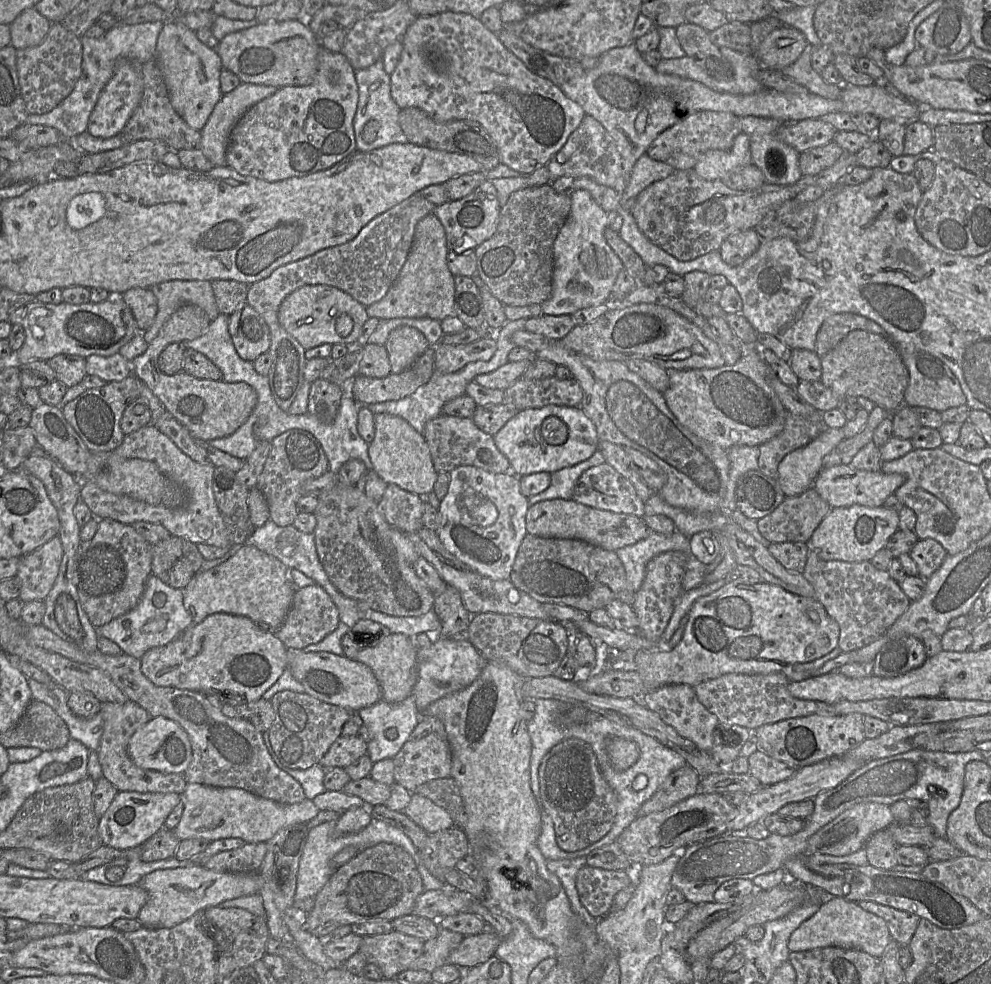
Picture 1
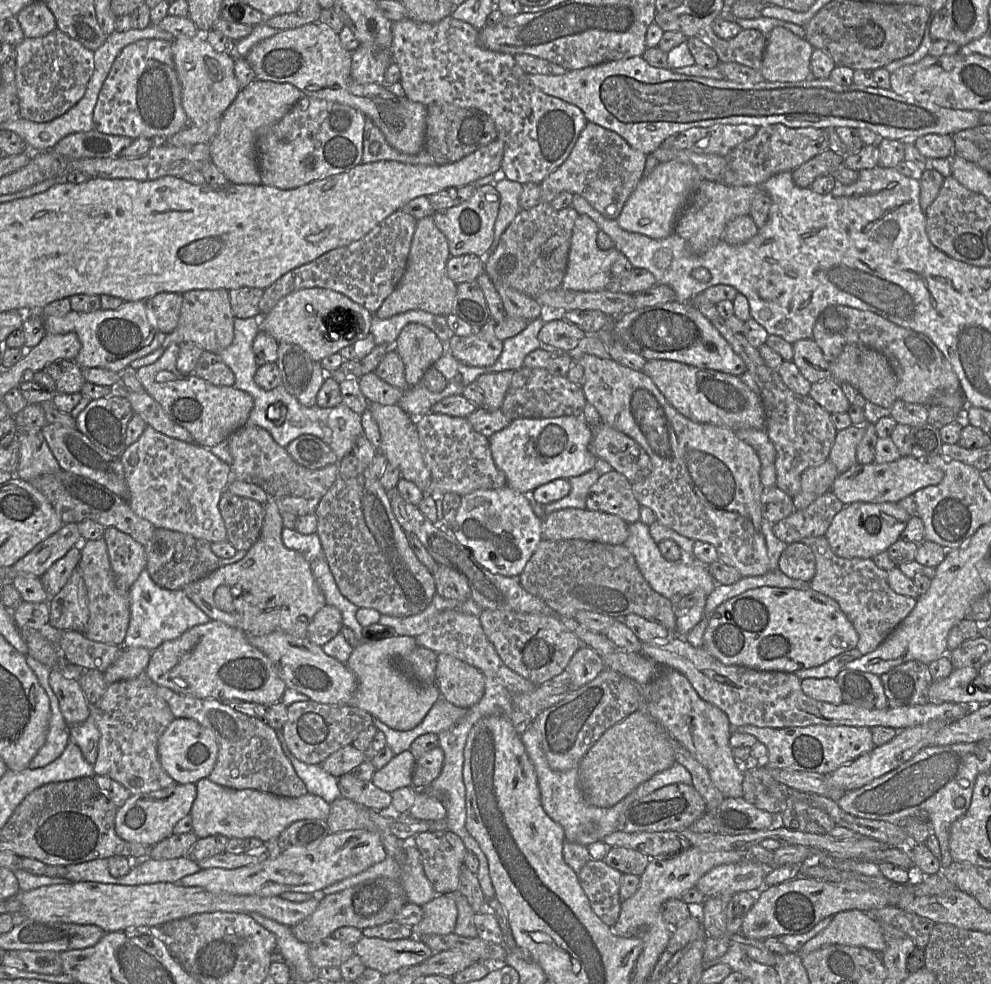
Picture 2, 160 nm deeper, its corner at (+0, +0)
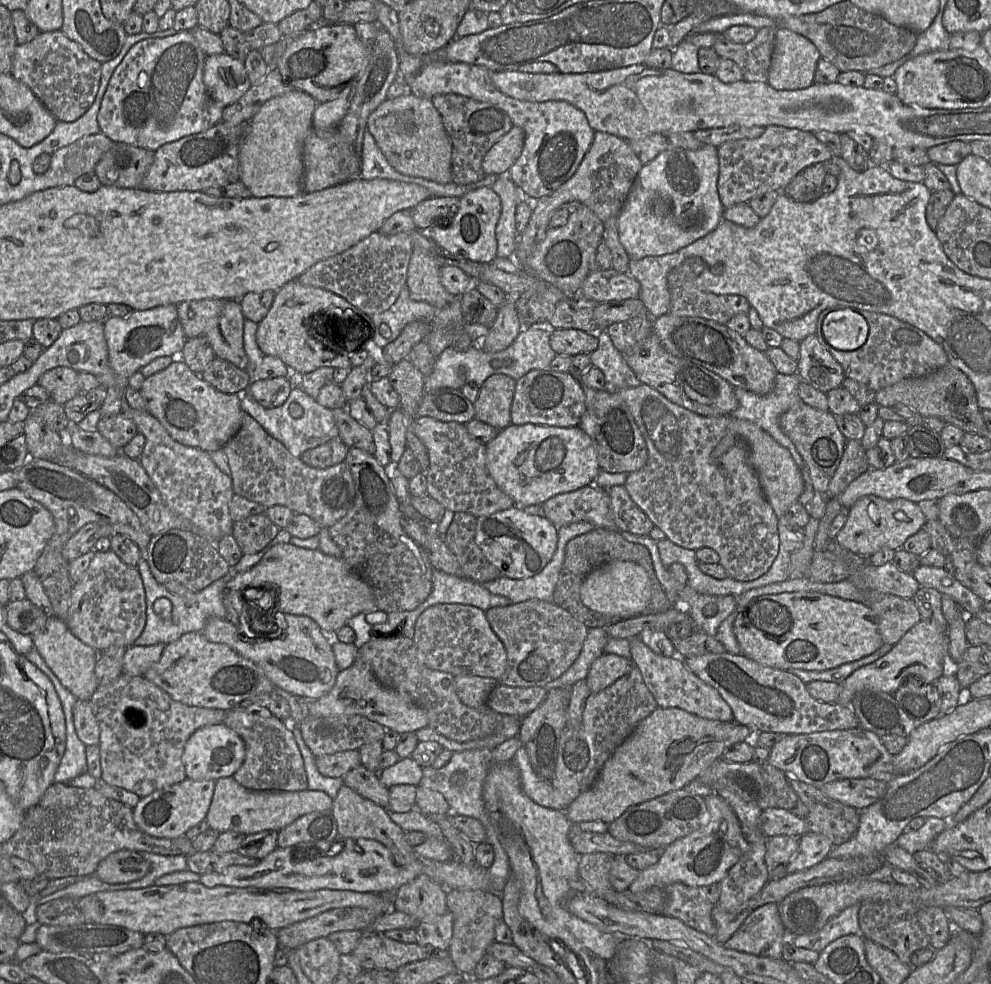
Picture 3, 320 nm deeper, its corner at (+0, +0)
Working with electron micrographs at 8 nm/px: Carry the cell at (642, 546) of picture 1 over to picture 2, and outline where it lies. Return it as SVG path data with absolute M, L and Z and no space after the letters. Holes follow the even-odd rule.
M640 520L629 524L629 536L623 545L633 554L639 570L654 591L669 600L674 596L688 594L698 596L697 603L689 609L686 615L677 618L676 621L676 636L685 637L704 617L707 597L718 585L707 567L696 559L689 559L684 555L677 561L665 559L660 553L658 544L650 535L649 526Z

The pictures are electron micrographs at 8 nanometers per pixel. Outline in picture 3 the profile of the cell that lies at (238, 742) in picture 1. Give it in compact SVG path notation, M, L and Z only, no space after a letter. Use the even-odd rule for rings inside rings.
M235 707L226 712L223 724L238 734L245 743L245 759L232 775L241 786L254 791L308 790L303 758L289 723L270 716L247 712Z

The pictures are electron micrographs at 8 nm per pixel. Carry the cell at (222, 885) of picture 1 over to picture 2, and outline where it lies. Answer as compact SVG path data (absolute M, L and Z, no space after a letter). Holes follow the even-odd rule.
M347 830L330 833L320 843L303 848L289 848L276 858L234 869L208 868L183 877L179 885L201 887L211 893L280 896L285 892L315 893L341 880L355 876L382 862L387 853L378 833L367 830Z

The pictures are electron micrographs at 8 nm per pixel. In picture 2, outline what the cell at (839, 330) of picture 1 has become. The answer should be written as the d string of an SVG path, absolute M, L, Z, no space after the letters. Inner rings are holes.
M845 305L828 307L816 320L812 338L821 348L828 363L837 358L847 344L860 344L884 355L897 379L895 395L898 400L914 404L928 404L939 392L960 390L960 380L950 363L927 336L898 326L874 312ZM832 314L839 314L846 319L847 327L843 333L832 333L825 328L824 319Z

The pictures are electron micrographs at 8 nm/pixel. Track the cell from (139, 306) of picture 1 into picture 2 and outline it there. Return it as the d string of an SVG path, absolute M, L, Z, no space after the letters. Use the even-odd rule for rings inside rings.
M162 292L145 301L151 325L164 334L171 333L177 326L182 306L182 295Z

